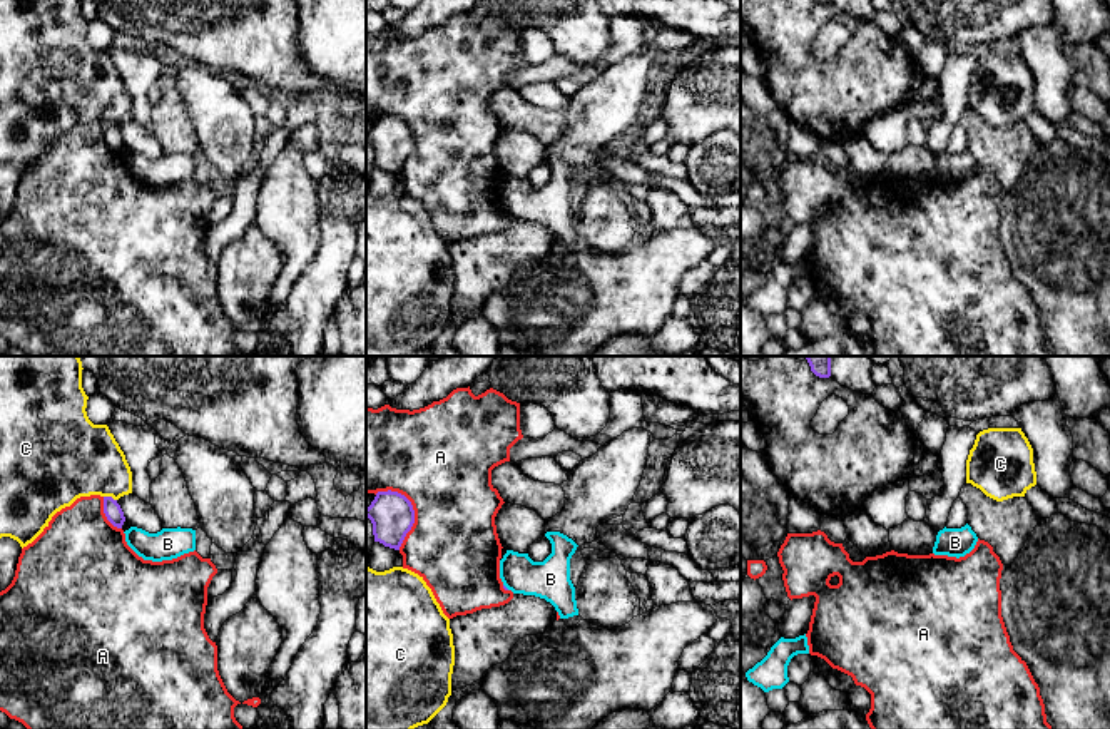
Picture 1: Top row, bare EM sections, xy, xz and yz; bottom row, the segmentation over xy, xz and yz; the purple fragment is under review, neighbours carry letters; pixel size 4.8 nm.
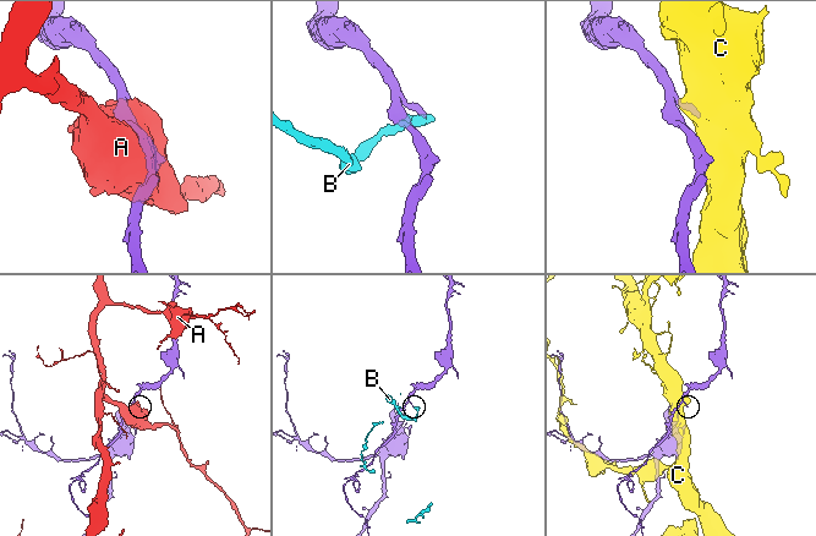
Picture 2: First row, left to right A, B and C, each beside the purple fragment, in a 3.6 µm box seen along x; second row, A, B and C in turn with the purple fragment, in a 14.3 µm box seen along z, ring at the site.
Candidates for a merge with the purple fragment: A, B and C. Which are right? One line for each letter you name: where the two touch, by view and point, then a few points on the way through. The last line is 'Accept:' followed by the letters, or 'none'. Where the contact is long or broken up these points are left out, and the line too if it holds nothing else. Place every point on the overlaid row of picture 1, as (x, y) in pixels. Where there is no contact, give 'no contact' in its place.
Accept: none

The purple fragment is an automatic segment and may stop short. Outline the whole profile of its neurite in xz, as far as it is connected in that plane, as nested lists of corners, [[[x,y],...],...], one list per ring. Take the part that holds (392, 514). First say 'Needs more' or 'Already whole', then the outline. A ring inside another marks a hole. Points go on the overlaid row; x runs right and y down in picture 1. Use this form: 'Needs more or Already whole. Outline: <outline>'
Already whole. Outline: [[[378,492],[366,517],[373,523],[374,542],[400,550],[406,533],[415,523],[411,502],[398,492]]]

